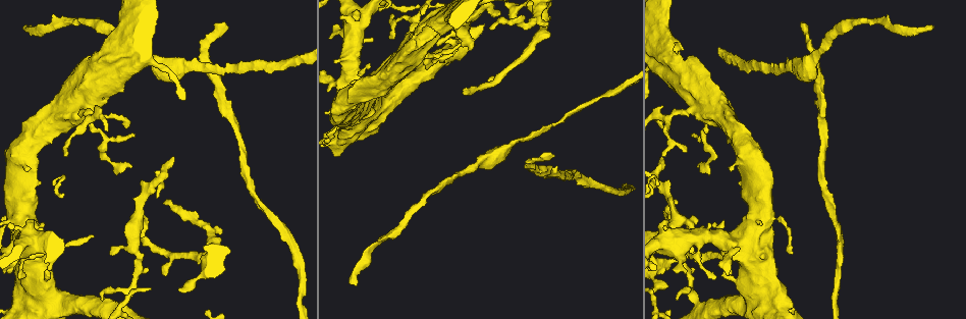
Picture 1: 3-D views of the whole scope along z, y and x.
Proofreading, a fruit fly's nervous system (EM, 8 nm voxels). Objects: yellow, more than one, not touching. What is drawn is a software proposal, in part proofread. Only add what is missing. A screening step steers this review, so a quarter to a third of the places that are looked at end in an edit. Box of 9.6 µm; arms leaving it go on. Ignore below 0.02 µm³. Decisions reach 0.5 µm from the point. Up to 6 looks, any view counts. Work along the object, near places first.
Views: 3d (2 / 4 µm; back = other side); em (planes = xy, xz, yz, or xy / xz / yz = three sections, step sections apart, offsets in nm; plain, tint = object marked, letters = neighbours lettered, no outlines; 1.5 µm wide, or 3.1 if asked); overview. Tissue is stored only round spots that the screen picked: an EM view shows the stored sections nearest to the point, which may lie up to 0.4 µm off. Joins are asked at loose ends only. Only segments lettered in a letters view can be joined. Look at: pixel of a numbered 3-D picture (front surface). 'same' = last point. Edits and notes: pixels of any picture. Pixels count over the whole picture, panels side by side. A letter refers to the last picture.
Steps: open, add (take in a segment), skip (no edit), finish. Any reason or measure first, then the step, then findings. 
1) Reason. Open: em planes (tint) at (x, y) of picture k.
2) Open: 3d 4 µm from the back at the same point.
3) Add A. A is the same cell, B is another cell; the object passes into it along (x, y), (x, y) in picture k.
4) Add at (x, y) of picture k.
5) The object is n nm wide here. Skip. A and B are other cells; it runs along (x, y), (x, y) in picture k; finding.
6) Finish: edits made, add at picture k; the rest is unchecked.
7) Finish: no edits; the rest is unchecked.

End of a long branch. Open: 3d 4 µm at (932, 25) of picture 1.

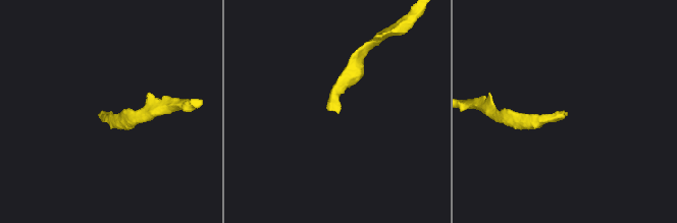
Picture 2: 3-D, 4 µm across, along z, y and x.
Shape alone is not enough. Open: em planes (letters) at (565, 114) of picture 2.

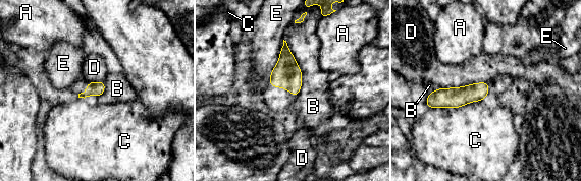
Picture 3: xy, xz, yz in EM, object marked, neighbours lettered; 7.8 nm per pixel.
Add E. E is the same cell, A, B, C and D are other cells; the object passes into it along (286, 74), (271, 74), (266, 44) in picture 3; it goes on there.

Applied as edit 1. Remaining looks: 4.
Open: overview.

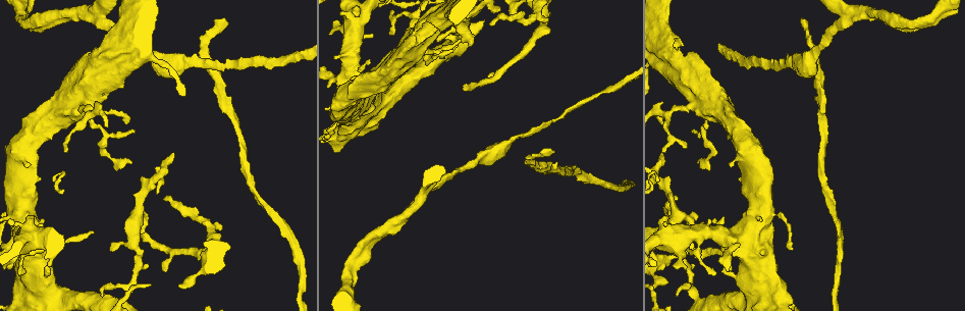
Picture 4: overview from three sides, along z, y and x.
Branch stops here. Open: 3d 4 µm at (711, 222) of picture 4.

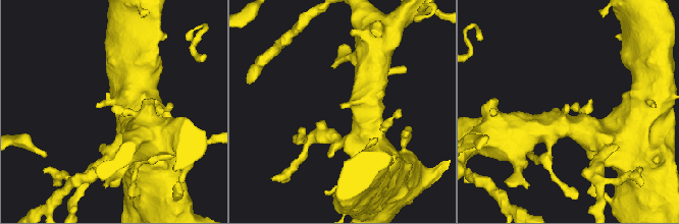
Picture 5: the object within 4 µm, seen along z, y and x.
Open: em xz step 4 (tint) at (567, 106) of picture 5.

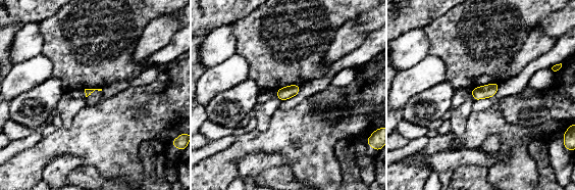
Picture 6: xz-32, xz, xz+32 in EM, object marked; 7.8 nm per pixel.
See the neighbours. Open: em xz step 4 (letters) at the same point.

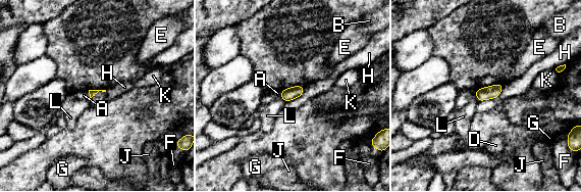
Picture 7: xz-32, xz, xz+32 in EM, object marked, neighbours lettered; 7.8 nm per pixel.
Skip. A, B, D, E, F, G, H, J, K and L are other cells; a border runs along (503, 84), (497, 96), (478, 101) in picture 7; no lettered segment goes on from it.

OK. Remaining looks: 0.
Finish: edits made, add at picture 3; the rest is unchecked.

